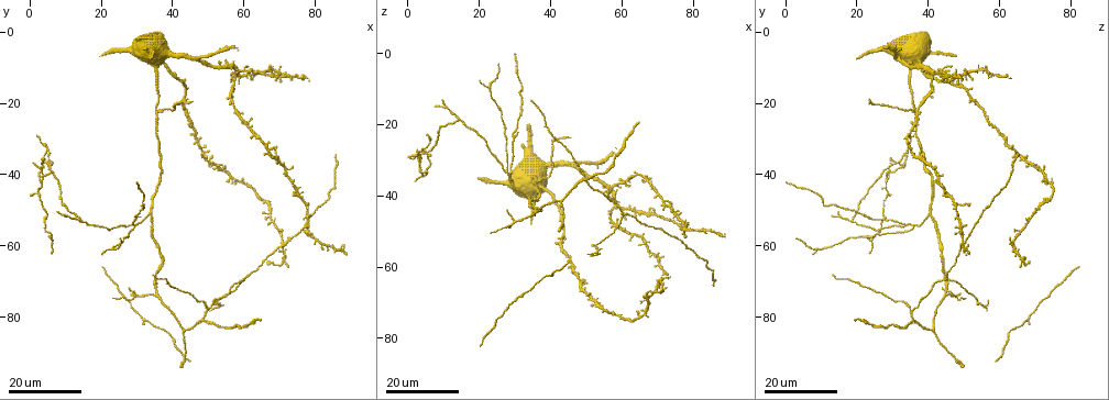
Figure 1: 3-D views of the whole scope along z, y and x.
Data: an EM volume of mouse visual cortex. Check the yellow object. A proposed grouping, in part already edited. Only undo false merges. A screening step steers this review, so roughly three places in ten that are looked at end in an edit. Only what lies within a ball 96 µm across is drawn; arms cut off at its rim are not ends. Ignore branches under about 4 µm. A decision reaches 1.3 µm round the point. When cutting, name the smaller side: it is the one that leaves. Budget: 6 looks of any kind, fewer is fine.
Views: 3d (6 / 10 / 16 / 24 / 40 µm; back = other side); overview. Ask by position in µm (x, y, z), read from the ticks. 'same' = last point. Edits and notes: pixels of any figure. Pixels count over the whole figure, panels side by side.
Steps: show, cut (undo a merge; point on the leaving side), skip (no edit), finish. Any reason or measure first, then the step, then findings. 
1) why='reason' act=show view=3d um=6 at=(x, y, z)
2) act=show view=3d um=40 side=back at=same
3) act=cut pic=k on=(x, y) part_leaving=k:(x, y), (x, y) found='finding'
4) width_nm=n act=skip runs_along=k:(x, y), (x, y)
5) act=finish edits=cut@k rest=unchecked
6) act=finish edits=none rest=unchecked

act=show view=3d um=16 at=(14.0, 53.0, 19.0)

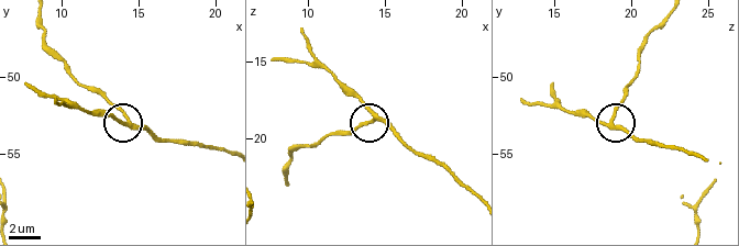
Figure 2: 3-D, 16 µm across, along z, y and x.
act=show view=3d um=10 at=(14.4, 52.8, 18.8)

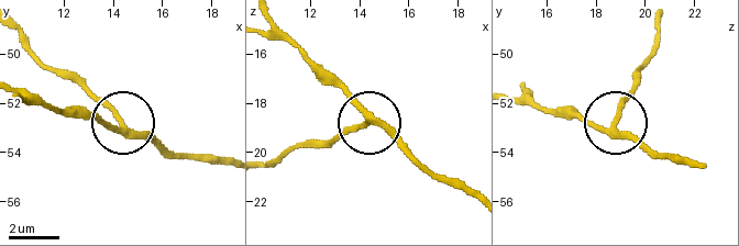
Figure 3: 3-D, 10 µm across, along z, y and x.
act=show view=3d um=6 at=(14.3, 52.8, 18.7)

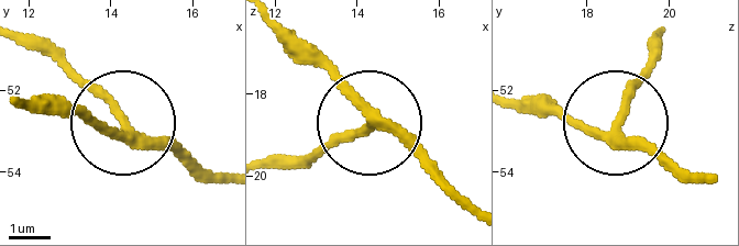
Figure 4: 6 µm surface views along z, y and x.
arms=3 act=skip runs_along=4:(224, 182), (122, 123), (105, 131), (39, 110) found='continuous, no second cell'

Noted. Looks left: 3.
why='a fork' act=show view=3d um=16 at=(4.5, 34.0, 34.0)

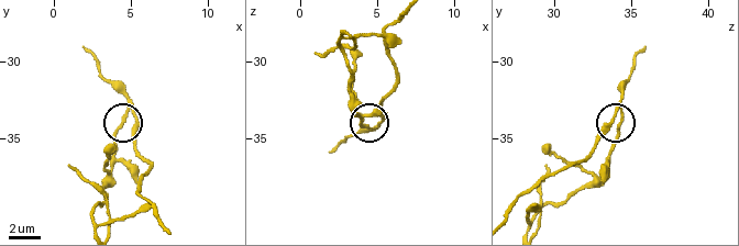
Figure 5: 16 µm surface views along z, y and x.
act=show view=3d um=10 at=(4.6, 33.2, 34.6)

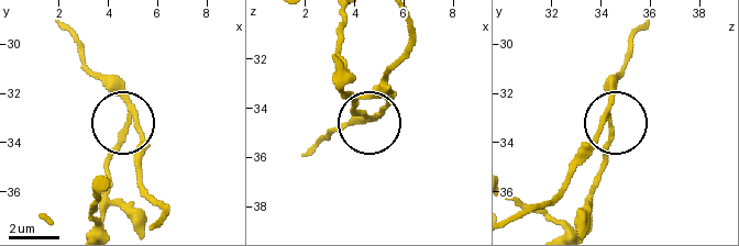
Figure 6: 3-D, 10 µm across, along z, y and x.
act=show view=3d um=6 at=(4.7, 33.3, 34.4)

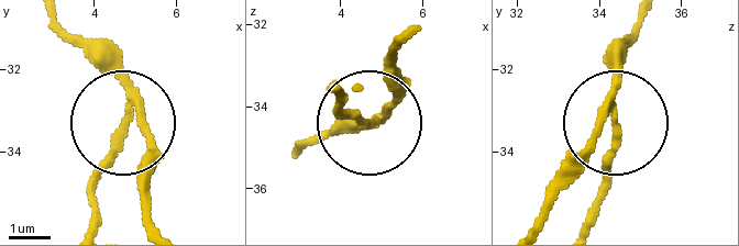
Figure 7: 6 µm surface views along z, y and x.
act=cut pic=7 on=(111, 161) part_leaving=7:(134, 104), (121, 153), (96, 185), (89, 226) found='two cells meet here'

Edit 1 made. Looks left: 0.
act=finish edits=cut@7 rest=unchecked

